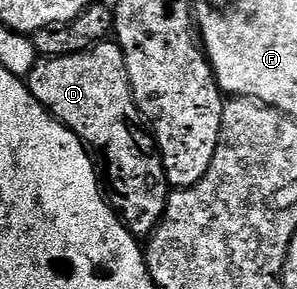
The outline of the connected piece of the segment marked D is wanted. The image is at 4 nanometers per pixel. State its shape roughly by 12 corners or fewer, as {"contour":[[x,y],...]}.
{"contour":[[118,42],[36,58],[31,96],[111,174],[132,235],[169,184]]}

